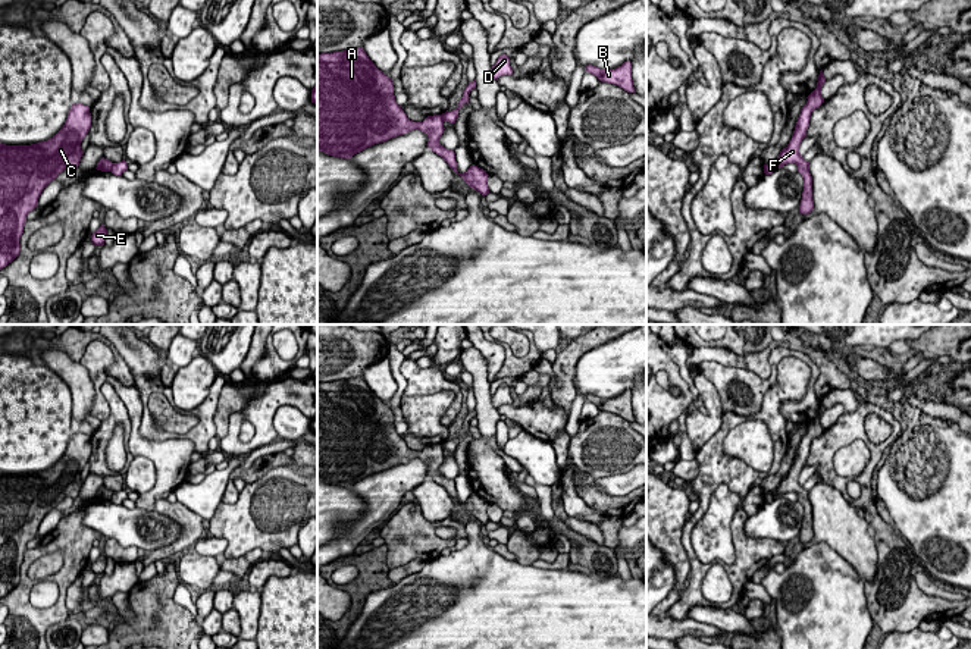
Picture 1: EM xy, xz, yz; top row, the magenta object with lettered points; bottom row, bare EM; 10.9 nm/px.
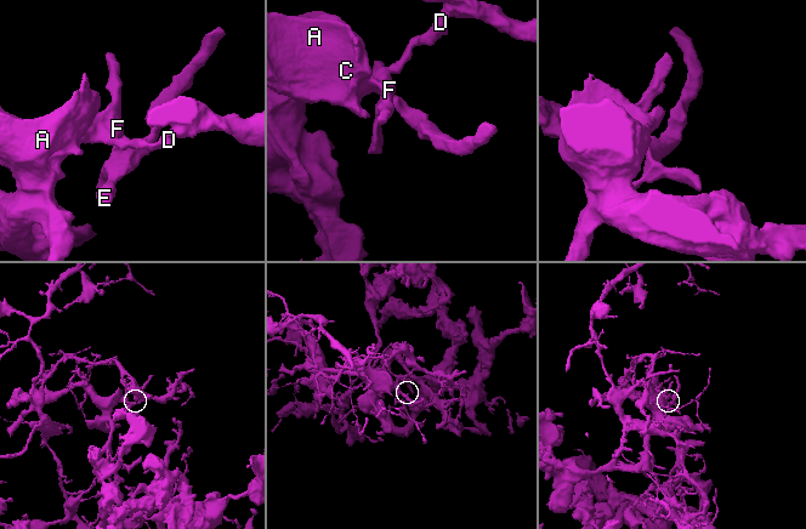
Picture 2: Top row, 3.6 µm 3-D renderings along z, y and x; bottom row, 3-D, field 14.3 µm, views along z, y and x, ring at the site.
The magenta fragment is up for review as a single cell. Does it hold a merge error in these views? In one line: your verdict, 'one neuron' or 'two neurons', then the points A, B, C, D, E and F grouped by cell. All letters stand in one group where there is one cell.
two neurons | A C E F / B D

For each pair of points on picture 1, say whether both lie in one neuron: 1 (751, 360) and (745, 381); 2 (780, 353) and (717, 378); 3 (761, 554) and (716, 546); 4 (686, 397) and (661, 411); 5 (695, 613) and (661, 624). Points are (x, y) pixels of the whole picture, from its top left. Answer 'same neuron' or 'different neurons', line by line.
1: different neurons
2: same neuron
3: different neurons
4: same neuron
5: different neurons

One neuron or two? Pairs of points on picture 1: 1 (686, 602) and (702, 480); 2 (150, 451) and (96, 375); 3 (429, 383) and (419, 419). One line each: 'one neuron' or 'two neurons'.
1: one neuron
2: one neuron
3: two neurons

